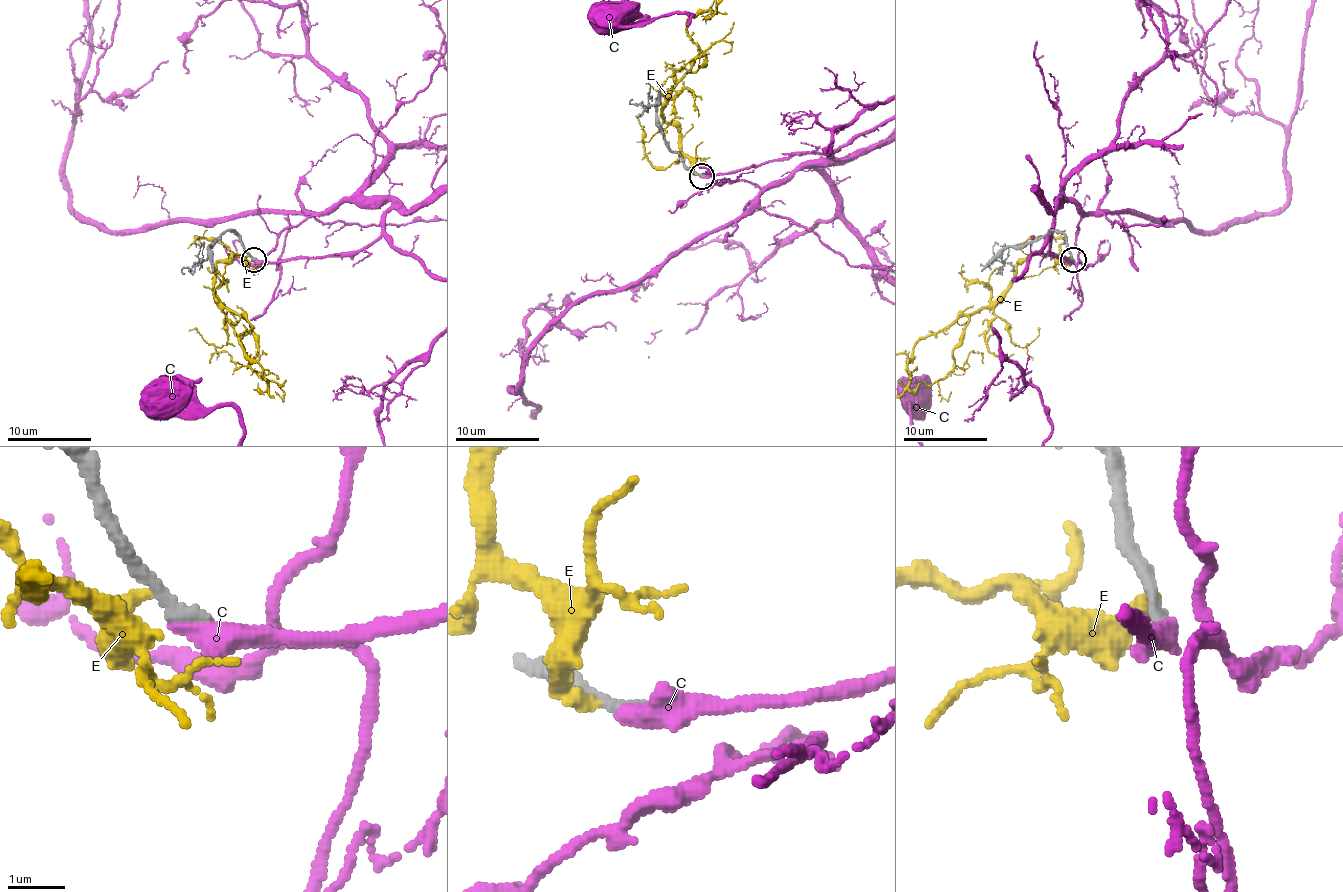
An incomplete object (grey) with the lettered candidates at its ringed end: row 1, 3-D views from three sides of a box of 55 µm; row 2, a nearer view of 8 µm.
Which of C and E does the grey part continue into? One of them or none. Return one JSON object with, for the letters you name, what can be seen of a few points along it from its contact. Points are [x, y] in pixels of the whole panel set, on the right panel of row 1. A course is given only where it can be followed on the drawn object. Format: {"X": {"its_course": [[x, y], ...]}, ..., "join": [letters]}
{"join": ["C"]}

